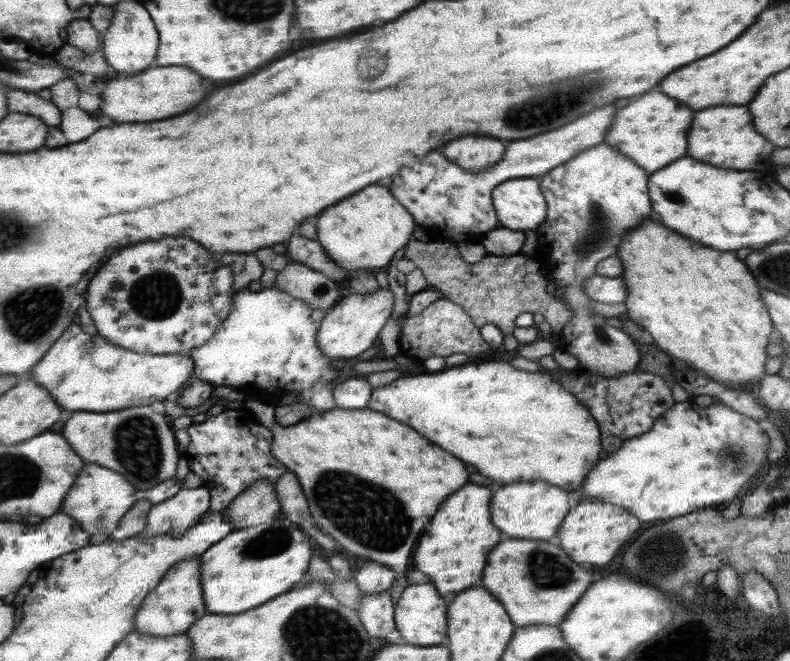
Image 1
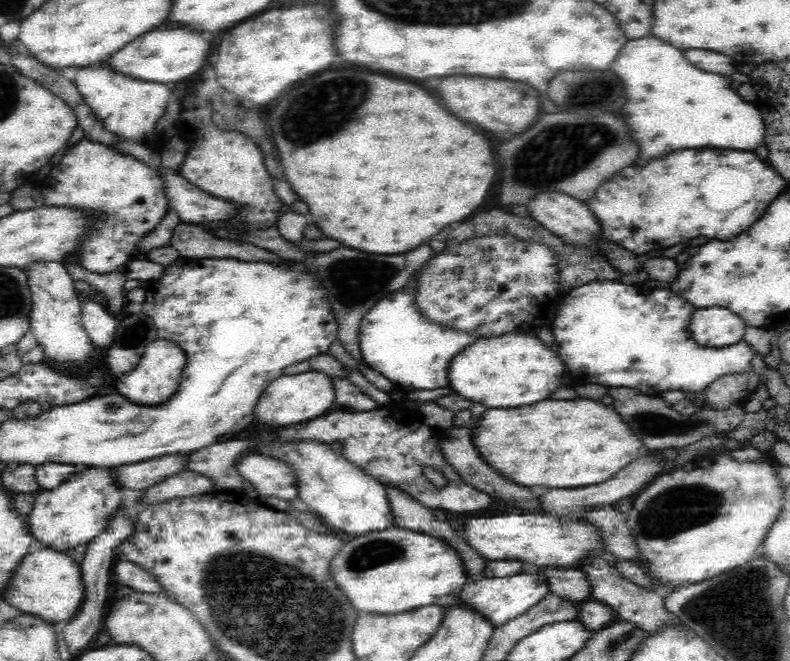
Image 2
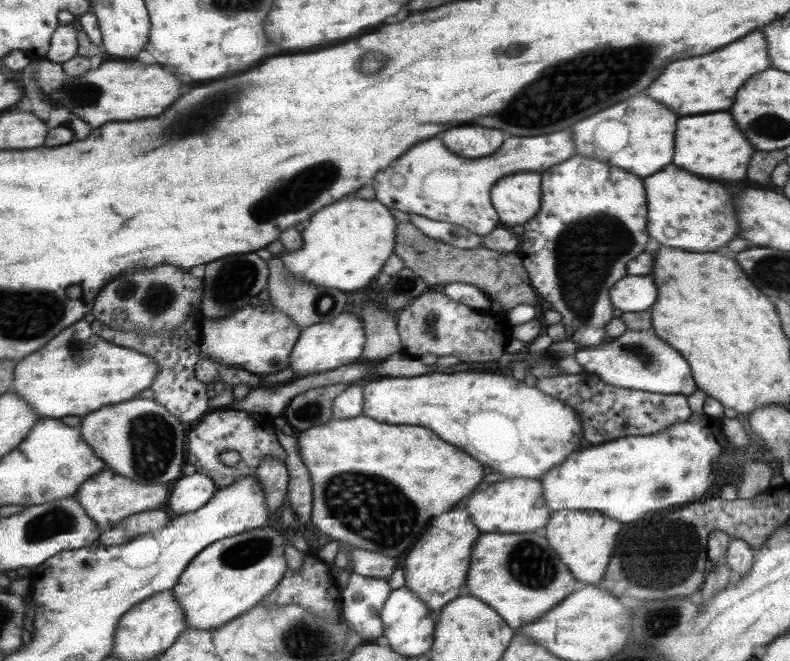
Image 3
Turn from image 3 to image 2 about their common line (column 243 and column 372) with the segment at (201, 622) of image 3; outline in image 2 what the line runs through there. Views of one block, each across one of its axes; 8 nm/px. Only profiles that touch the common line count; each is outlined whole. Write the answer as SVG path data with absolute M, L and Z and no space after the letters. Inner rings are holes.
M394 526L346 542L331 560L329 574L356 612L394 615L428 605L446 609L470 580L458 552L421 532Z

